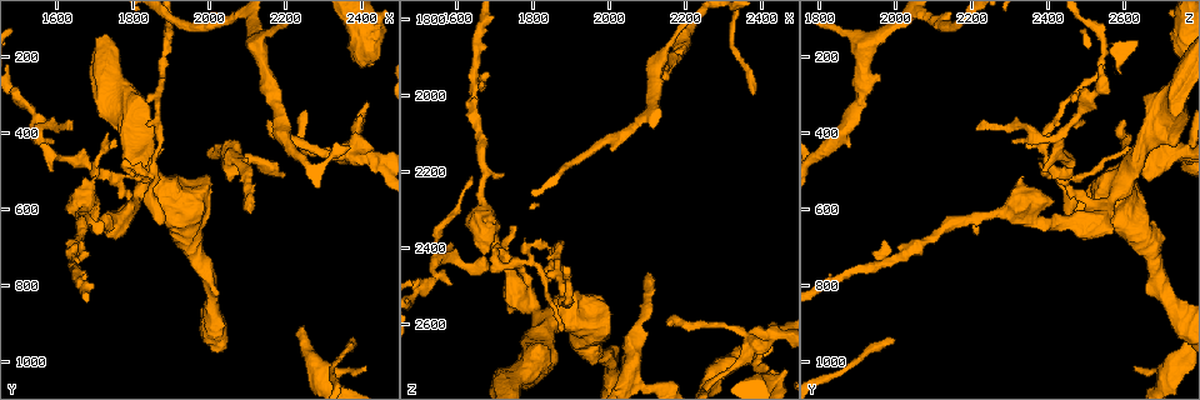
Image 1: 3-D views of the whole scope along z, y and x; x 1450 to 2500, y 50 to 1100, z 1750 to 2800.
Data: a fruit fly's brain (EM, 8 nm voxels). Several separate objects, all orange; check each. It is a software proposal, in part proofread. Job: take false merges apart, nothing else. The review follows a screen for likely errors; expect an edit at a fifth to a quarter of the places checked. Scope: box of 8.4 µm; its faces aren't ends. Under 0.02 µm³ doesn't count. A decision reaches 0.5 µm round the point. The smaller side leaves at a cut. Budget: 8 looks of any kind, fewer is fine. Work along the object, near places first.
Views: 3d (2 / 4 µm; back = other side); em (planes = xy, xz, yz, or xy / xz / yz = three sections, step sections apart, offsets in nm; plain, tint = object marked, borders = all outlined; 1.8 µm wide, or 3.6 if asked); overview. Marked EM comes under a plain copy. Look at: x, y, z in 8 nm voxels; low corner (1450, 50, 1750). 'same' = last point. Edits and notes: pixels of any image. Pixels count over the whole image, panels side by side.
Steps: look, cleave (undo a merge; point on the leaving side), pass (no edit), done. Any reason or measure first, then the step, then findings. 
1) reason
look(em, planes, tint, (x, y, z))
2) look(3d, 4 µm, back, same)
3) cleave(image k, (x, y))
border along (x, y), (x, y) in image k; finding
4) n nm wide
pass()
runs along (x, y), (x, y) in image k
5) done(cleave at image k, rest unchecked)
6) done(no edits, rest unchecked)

look(3d, 4 µm, (1560, 420, 2430))

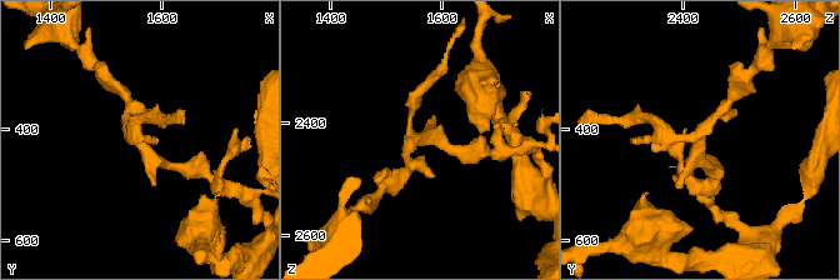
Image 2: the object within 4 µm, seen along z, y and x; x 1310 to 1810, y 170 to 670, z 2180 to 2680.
look(em, planes, tint, (1555, 415, 2425))

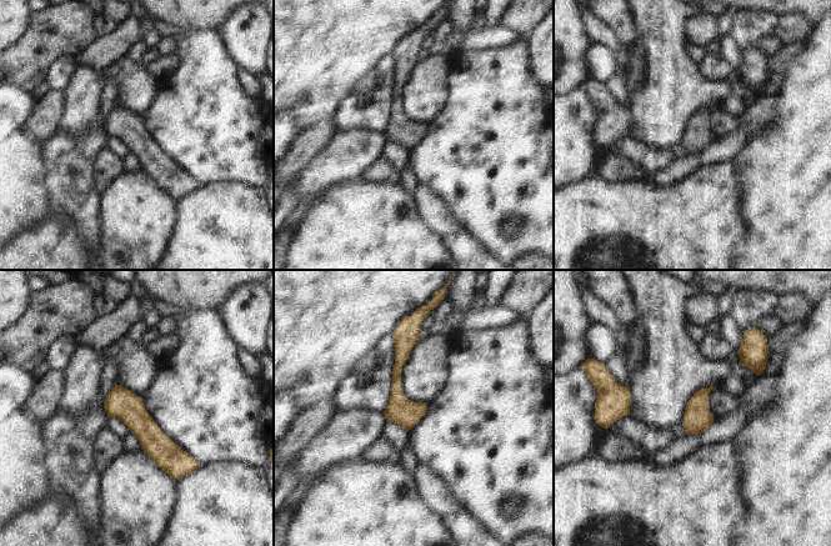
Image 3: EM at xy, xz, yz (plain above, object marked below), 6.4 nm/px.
pass()
runs along (118, 387), (173, 474) in image 3; one neuron here

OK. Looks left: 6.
look(em, 3.6 µm, xz, step 8, tint, (1780, 605, 2535))

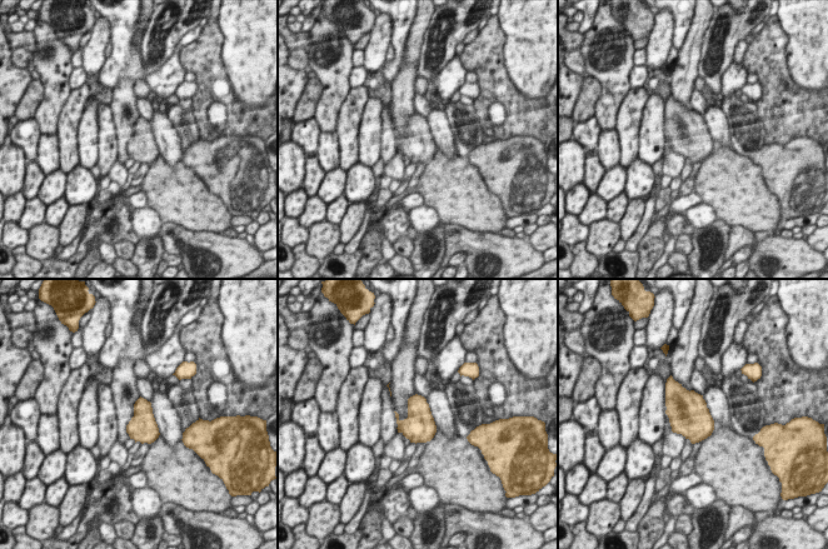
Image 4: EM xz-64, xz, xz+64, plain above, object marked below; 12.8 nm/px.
look(em, 3.6 µm, planes, tint, same)

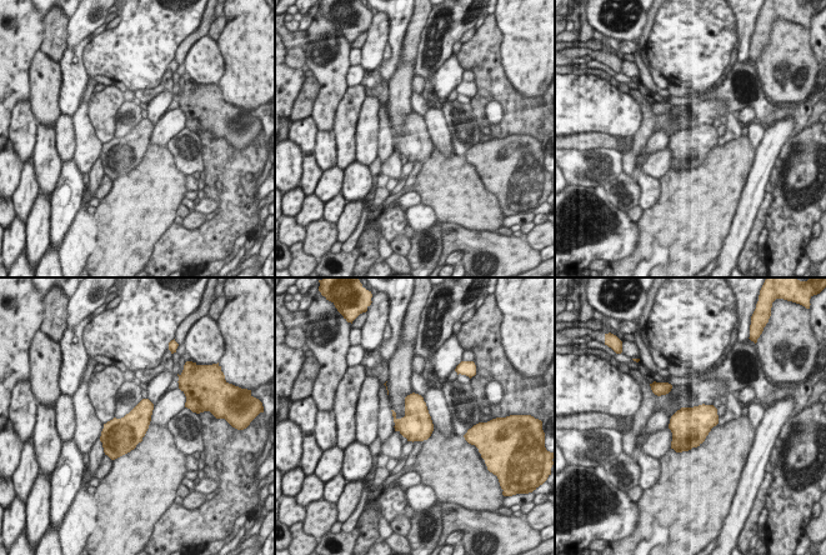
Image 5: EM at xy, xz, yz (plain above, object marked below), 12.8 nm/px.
pass()
continuous, no second neuron

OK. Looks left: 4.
branch point
look(3d, 2 µm, (2050, 460, 2730))

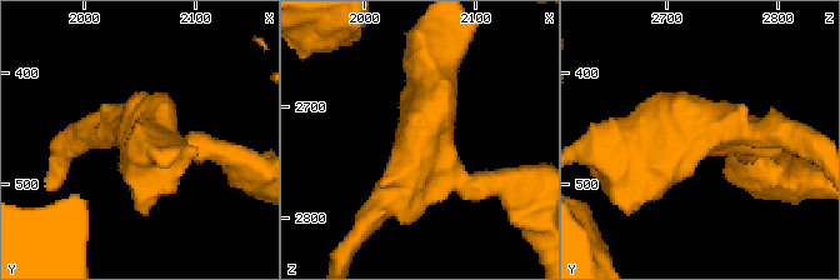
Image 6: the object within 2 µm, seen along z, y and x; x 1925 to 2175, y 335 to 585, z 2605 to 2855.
need the tissue
look(em, xy, step 8, tint, (2052, 454, 2724))

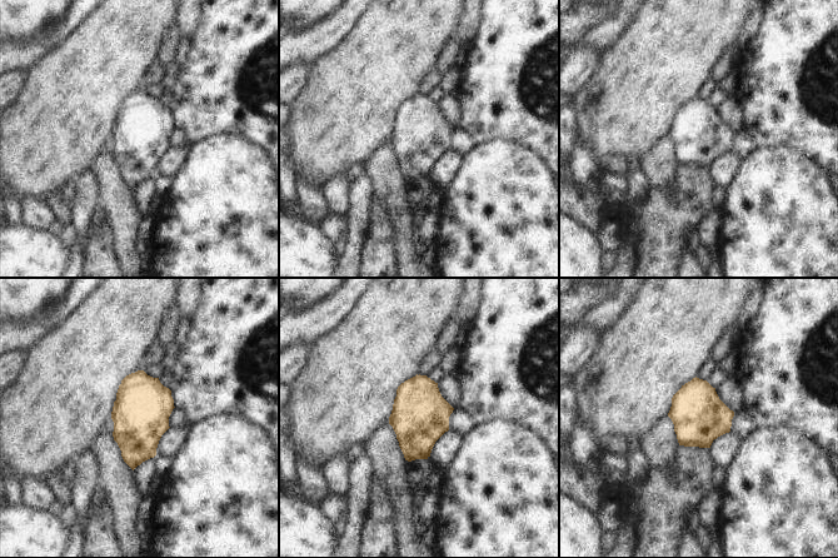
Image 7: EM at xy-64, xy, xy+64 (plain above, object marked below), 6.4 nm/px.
pass()
all the same neuron

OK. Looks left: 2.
done(no edits, rest unchecked)

